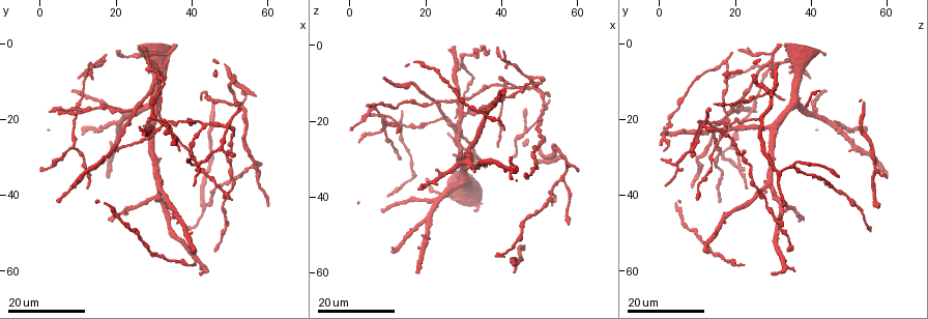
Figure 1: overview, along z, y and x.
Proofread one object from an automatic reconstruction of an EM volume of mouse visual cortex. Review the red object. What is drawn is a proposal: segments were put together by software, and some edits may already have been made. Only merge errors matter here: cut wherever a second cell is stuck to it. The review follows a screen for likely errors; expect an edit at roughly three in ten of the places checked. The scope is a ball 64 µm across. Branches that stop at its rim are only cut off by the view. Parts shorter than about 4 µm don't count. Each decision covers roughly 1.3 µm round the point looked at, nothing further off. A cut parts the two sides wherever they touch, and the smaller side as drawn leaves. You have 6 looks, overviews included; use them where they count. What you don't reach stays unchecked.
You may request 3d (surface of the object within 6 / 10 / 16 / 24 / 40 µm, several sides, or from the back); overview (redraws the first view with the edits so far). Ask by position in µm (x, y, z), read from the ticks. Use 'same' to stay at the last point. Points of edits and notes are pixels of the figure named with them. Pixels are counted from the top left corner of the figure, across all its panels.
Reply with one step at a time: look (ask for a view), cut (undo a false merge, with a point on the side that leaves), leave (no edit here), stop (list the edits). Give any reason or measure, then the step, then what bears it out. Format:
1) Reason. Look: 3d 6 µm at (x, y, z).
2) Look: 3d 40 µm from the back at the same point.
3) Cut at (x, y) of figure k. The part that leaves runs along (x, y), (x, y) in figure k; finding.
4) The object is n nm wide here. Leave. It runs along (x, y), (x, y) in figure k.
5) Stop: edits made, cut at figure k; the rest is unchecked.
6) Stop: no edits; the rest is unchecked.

Three arms meet. Look: 3d 16 µm at (11.5, 18.0, 20.5).

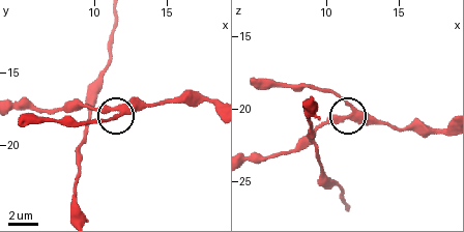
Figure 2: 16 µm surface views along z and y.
Look: 3d 10 µm at (11.8, 18.0, 20.2).

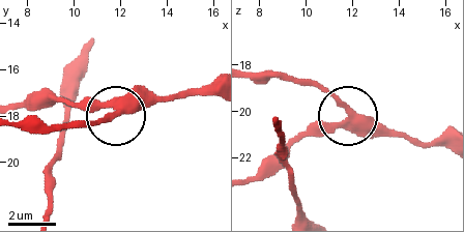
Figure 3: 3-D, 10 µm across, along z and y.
Leave. It runs along (210, 90), (139, 96), (115, 112), (76, 123) in figure 3; continuous, no second cell.

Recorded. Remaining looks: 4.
Three-way junction. Look: 3d 16 µm at (41.5, 20.0, 10.5).

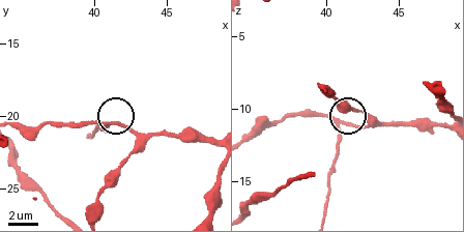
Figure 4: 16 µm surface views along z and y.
Look: 3d 6 µm at (40.6, 20.6, 11.2).

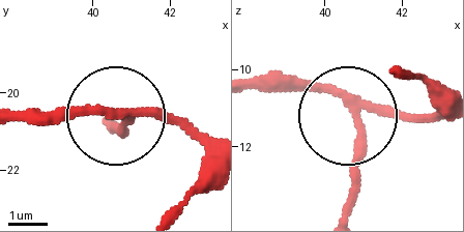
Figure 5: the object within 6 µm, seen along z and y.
The object is 210 nm wide here. Leave. Continuous, no second cell.

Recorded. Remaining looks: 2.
Three arms meet. Look: 3d 16 µm at (24.5, 18.0, 19.5).

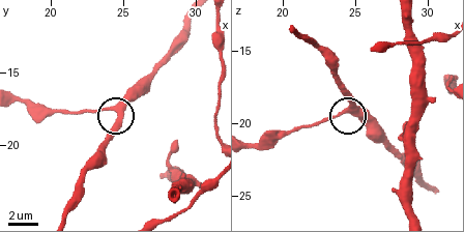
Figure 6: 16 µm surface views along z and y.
Look: 3d 10 µm at (24.6, 17.4, 19.2).

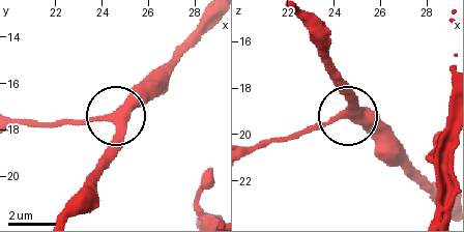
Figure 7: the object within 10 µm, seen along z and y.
The object is 310 nm wide here. Leave. All the same cell.

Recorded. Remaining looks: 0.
Stop: no edits; the rest is unchecked.

